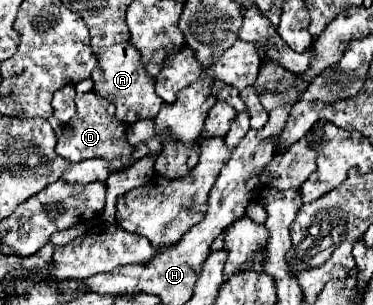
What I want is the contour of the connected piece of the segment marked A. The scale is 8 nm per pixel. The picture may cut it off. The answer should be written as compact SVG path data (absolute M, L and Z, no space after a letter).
M130 42L116 44L110 48L98 50L98 66L92 70L94 80L94 92L106 98L116 106L116 118L124 124L134 124L144 118L154 118L160 112L160 106L164 104L162 98L154 92L154 78L148 76L144 70L144 64L140 62L140 52Z

